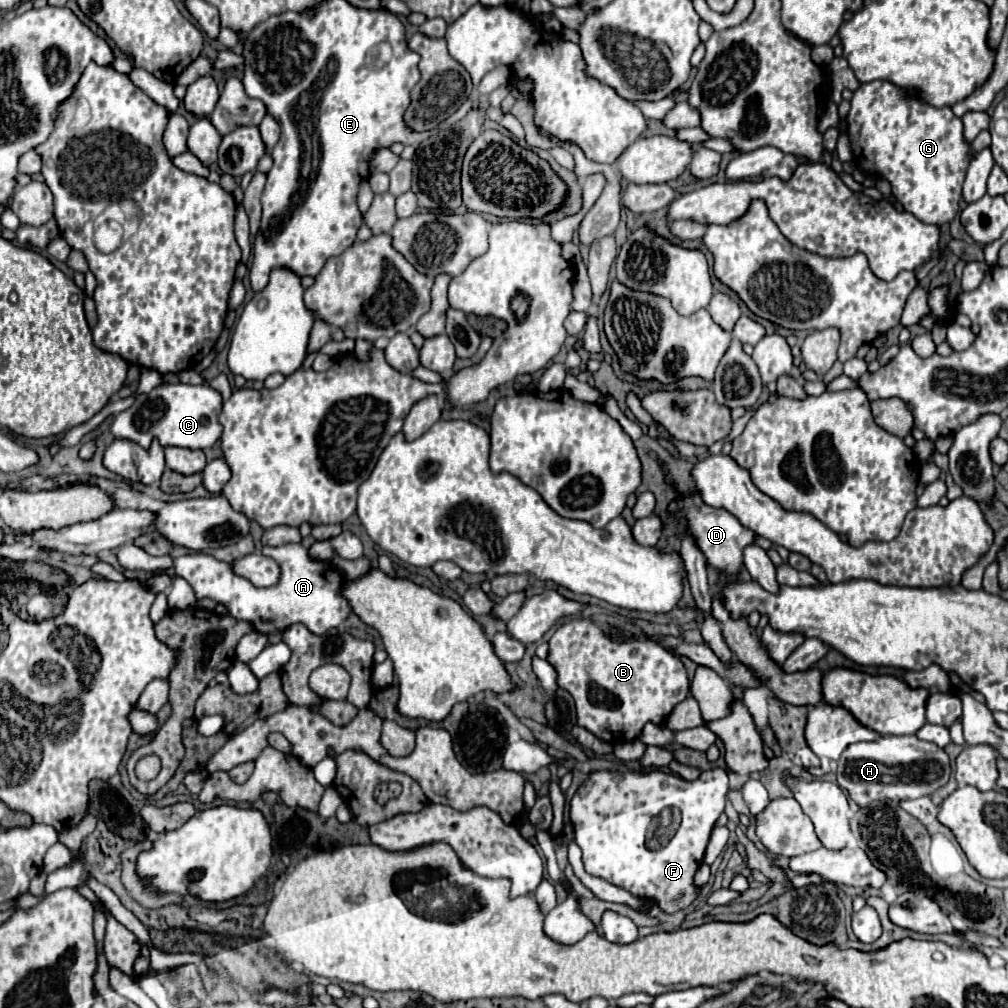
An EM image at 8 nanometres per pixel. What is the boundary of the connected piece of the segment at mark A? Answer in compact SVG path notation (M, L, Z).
M126 543L116 549L118 563L124 569L142 569L142 571L158 573L158 571L166 571L166 565L172 565L174 575L186 579L192 585L198 599L208 597L208 599L214 599L216 603L224 603L230 609L232 617L250 621L254 629L260 633L270 633L274 629L282 631L292 623L304 623L312 633L322 635L328 629L342 625L342 621L350 613L350 605L342 595L338 595L342 575L332 563L310 559L308 549L300 543L290 543L282 547L264 547L262 553L266 557L272 557L282 569L280 583L268 589L254 587L250 581L238 577L230 563L218 561L204 552L180 555L180 557L170 557L170 555L156 557L148 555L142 547L134 543Z

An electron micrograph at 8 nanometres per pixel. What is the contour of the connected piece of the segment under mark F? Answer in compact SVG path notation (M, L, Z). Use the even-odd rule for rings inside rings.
M708 769L702 771L696 781L684 781L676 775L662 773L661 770L650 772L626 771L594 771L588 777L588 783L572 797L570 803L570 819L574 823L574 839L582 849L582 861L590 875L596 875L616 887L630 891L638 899L648 899L664 913L676 913L692 905L692 901L700 895L700 887L694 885L694 875L702 863L710 831L724 811L728 793L728 777L724 769ZM666 807L680 809L682 823L676 835L668 841L668 845L660 849L650 849L646 845L646 831L650 821Z

